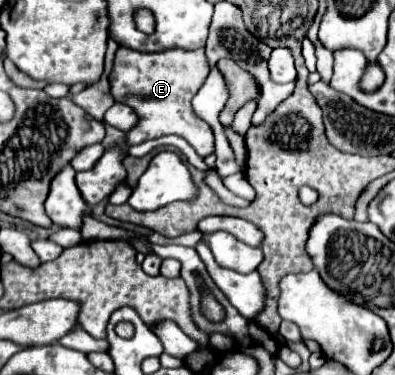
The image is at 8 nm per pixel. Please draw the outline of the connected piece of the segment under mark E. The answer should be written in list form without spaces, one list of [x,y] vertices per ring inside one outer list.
[[[118,47],[114,67],[110,73],[110,93],[116,101],[130,105],[138,113],[138,125],[126,133],[128,145],[162,135],[178,135],[186,139],[194,151],[204,159],[214,153],[214,135],[206,121],[202,121],[190,101],[204,85],[210,73],[204,49],[168,49],[166,53],[138,53],[128,47]]]

